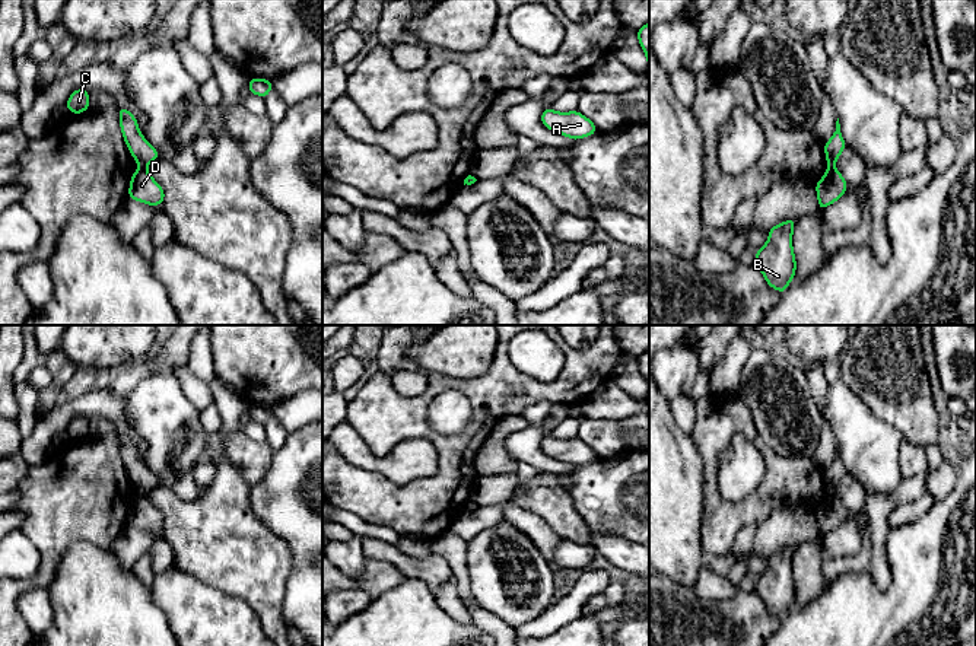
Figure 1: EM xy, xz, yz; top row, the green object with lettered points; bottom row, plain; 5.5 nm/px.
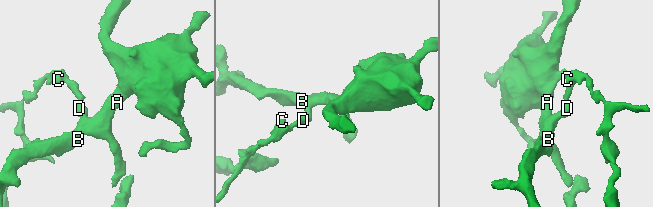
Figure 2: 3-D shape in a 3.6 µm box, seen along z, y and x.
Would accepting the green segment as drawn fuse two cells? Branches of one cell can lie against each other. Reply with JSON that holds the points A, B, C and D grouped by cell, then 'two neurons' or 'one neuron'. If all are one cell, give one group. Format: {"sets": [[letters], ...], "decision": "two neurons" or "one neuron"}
{"sets": [["A", "B", "D"], ["C"]], "decision": "two neurons"}

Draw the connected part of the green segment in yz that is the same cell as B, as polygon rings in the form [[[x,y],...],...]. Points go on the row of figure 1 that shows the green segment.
[[[797,219],[785,220],[769,229],[767,242],[756,251],[754,265],[766,283],[783,293],[795,277],[797,262],[792,248],[792,232]]]

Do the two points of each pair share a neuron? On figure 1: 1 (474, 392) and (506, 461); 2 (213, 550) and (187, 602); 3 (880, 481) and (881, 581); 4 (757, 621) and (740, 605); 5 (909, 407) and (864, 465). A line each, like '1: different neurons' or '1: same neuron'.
1: different neurons
2: different neurons
3: different neurons
4: same neuron
5: different neurons

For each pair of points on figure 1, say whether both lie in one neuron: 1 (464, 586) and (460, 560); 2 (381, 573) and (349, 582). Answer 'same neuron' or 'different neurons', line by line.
1: same neuron
2: same neuron

